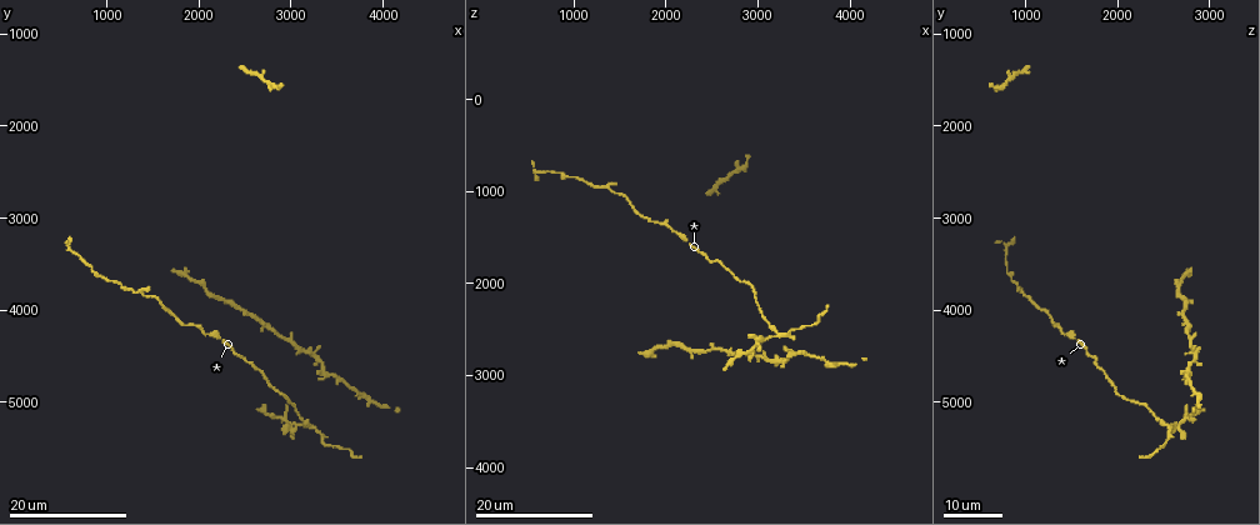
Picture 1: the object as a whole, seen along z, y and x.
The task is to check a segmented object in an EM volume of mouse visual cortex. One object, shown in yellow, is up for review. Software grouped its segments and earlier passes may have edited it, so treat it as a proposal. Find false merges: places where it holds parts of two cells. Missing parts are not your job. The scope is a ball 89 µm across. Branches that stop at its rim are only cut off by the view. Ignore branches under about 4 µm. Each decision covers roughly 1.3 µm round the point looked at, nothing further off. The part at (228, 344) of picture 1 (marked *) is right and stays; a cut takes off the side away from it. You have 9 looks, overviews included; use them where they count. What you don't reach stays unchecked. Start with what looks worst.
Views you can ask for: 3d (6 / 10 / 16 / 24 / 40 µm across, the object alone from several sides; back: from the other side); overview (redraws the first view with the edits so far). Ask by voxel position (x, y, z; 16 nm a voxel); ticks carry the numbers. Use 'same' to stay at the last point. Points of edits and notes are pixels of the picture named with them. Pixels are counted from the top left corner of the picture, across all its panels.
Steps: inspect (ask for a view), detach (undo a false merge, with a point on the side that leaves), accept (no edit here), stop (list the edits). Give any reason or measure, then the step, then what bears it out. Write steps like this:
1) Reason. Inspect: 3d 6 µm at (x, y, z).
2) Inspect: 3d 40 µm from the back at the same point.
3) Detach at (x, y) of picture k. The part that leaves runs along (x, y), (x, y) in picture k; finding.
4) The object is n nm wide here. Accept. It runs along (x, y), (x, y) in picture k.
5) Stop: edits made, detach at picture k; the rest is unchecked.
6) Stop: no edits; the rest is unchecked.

A fork. Inspect: 3d 16 µm at (1400, 3800, 950).

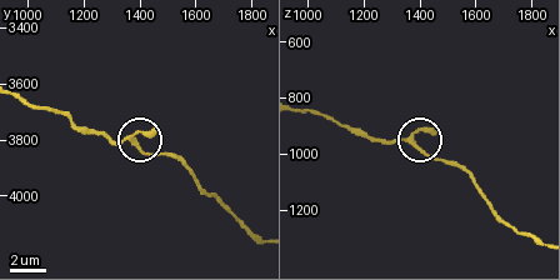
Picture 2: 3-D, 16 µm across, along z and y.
Inspect: 3d 10 µm at (1360, 3790, 950).

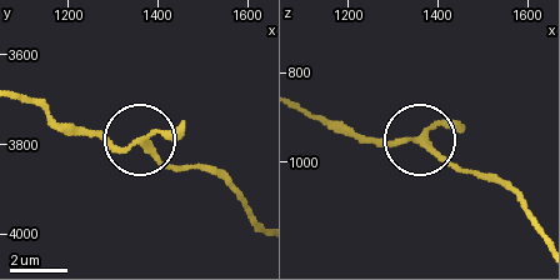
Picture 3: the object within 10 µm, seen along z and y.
The side arm is 20 µm long. Accept. It runs along (539, 223), (501, 180), (451, 168), (423, 139), (345, 136) in picture 3; continuous, no second cell.

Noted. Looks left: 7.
Three-way junction. Inspect: 3d 24 µm at (3200, 5250, 2600).

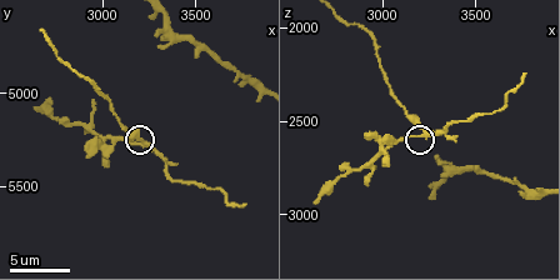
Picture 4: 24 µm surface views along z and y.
Closer look. Inspect: 3d 6 µm at (3220, 5280, 2560).

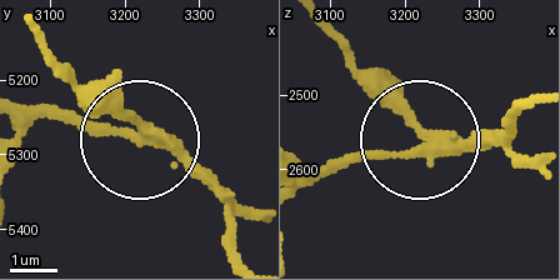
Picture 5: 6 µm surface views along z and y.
The side arm is 14 µm long. Detach at (215, 189) of picture 5. The part that leaves runs along (161, 144), (21, 120) in picture 5; two cells meet here.

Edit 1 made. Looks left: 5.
Inspect: 3d 6 µm at (3380, 4680, 2780).

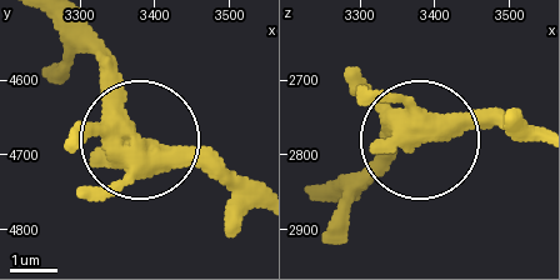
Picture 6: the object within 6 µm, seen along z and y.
5 arms meet here. Accept. One cell here.

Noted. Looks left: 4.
Inspect: 3d 24 µm at (850, 3600, 850).

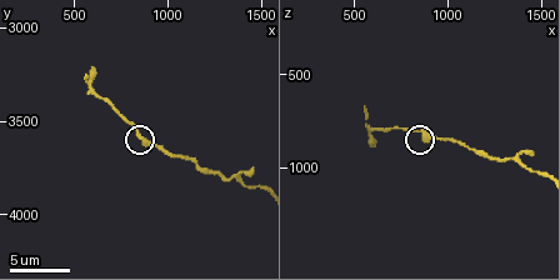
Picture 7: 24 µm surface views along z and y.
Inspect: 3d 10 µm at (880, 3620, 800).

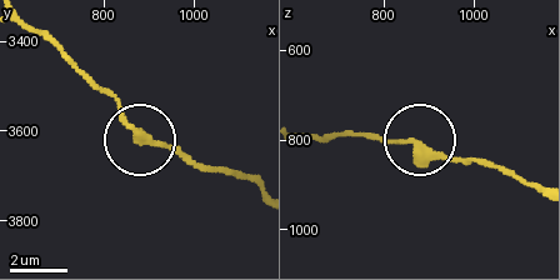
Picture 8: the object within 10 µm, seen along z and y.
The object is 250 nm wide here. Accept. It runs along (536, 185), (444, 156), (415, 140), (374, 140) in picture 8; one cell here.

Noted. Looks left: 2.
Stop: edits made, detach at picture 5; the rest is unchecked.

